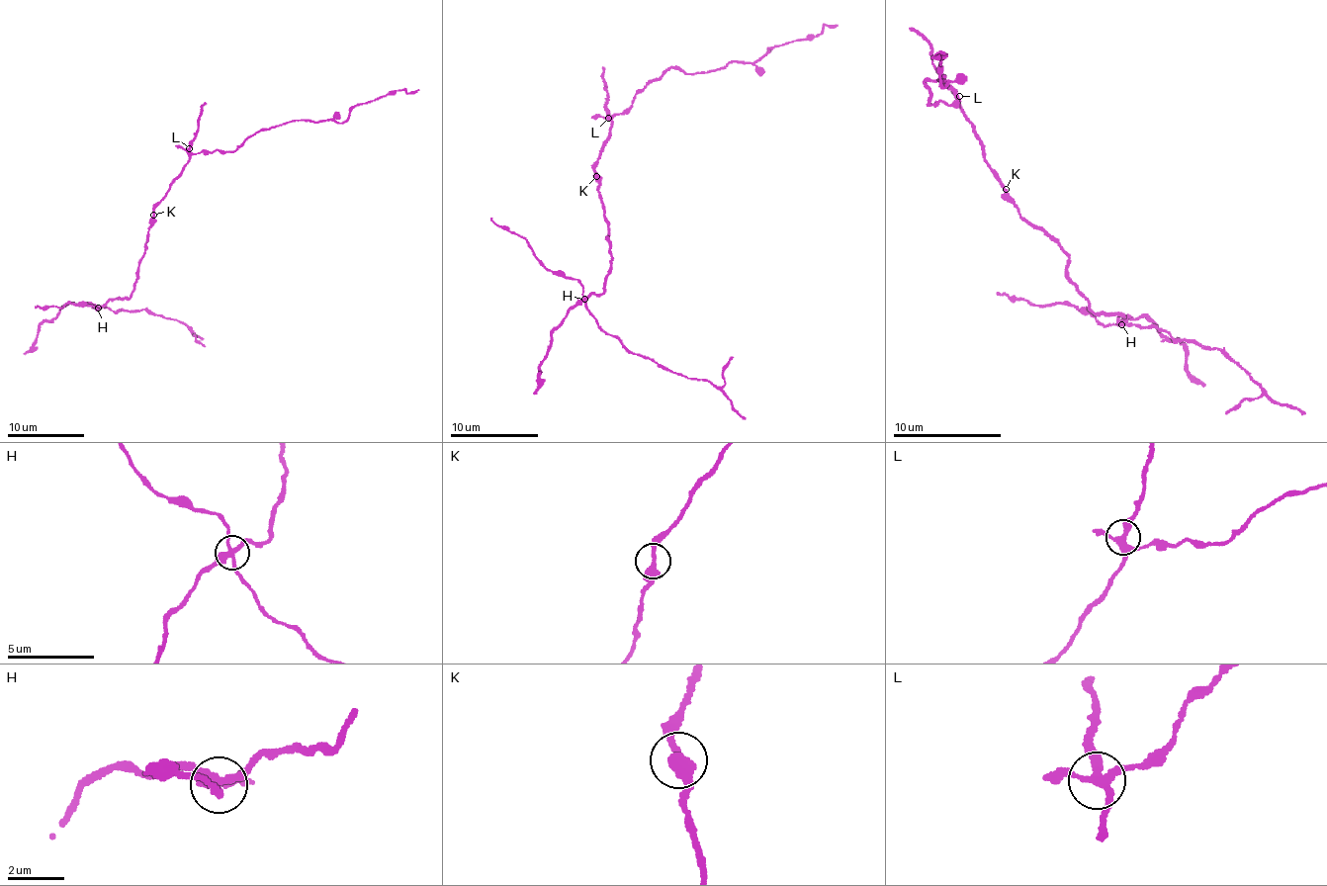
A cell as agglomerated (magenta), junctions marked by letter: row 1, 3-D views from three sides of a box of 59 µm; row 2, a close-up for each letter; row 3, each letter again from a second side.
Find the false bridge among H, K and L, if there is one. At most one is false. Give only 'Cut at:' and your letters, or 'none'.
Cut at: H

